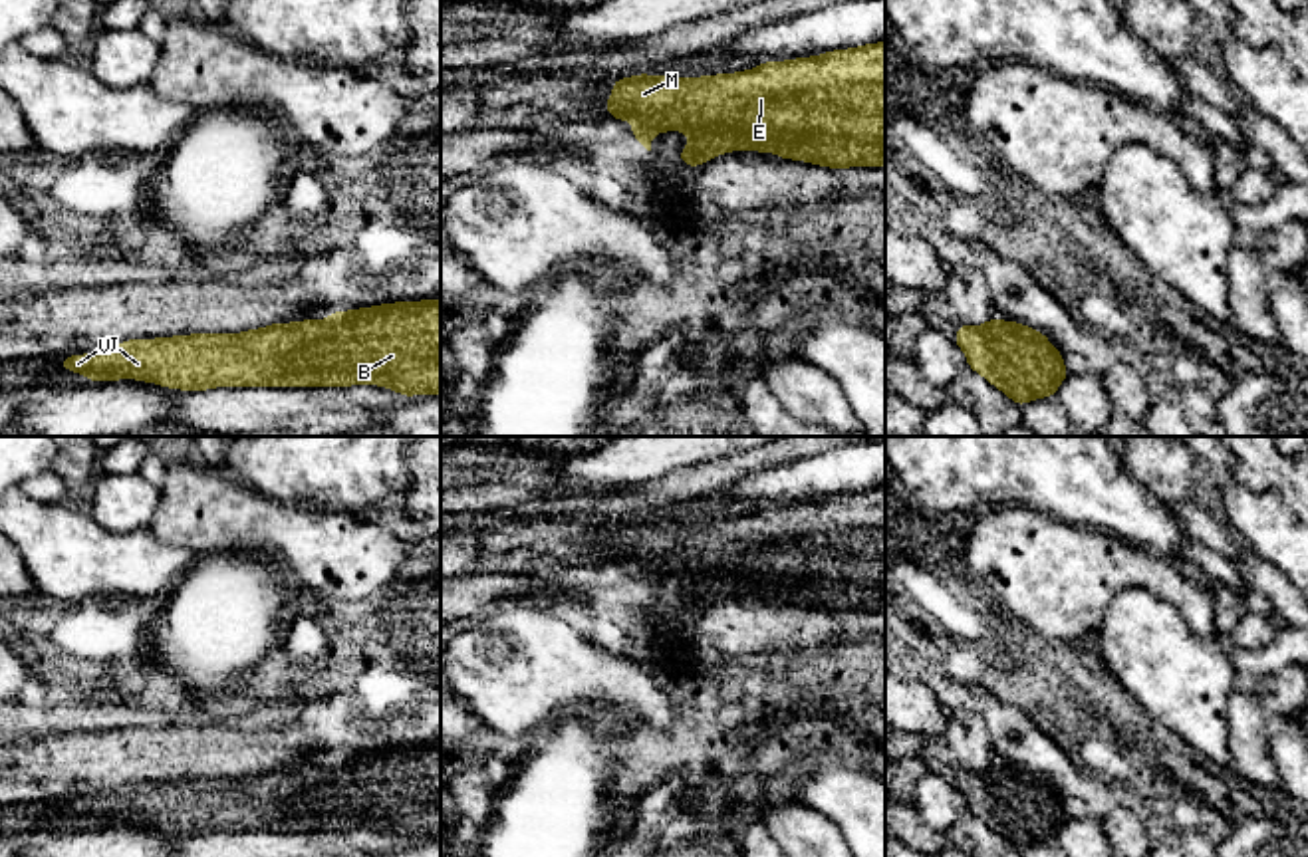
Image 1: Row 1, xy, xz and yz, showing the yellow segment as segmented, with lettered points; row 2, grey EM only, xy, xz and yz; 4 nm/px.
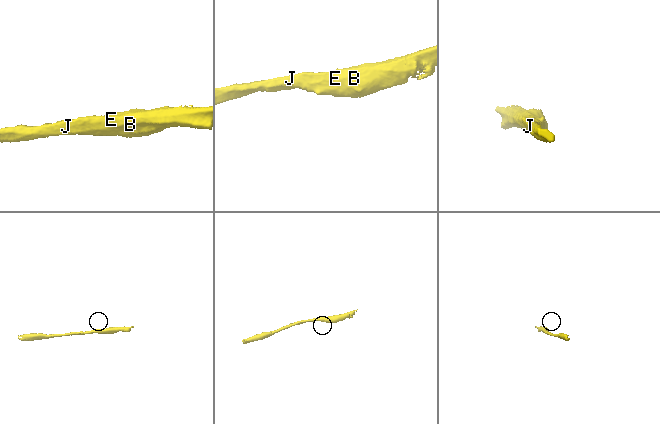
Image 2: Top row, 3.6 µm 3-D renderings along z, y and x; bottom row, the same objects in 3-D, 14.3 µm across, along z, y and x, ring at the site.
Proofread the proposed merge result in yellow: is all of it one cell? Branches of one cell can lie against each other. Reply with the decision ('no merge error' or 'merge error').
no merge error

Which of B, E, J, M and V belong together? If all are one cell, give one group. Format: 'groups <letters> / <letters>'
groups B E J M V

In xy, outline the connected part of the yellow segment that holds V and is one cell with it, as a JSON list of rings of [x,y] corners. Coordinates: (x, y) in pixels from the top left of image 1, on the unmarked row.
[[[441,744],[381,748],[351,756],[335,756],[322,766],[274,768],[262,774],[230,778],[195,778],[161,784],[129,784],[117,792],[71,799],[58,811],[85,817],[87,825],[141,823],[163,831],[179,831],[185,837],[210,831],[347,831],[371,827],[395,833],[403,841],[441,837]]]

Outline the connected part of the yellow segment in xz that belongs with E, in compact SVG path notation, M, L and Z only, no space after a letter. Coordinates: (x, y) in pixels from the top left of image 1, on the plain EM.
M885 486L836 494L816 502L790 506L764 506L762 510L722 520L671 522L671 520L631 520L613 526L613 540L605 553L617 565L631 561L635 589L651 595L659 575L687 575L689 589L679 603L689 611L699 611L707 603L724 595L764 595L782 603L808 605L822 611L879 611L885 609Z

